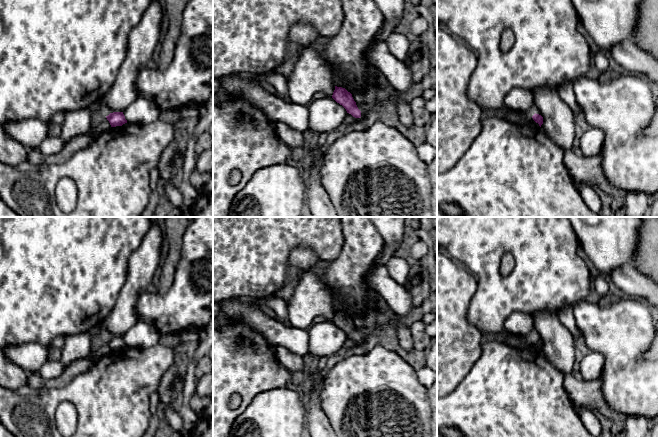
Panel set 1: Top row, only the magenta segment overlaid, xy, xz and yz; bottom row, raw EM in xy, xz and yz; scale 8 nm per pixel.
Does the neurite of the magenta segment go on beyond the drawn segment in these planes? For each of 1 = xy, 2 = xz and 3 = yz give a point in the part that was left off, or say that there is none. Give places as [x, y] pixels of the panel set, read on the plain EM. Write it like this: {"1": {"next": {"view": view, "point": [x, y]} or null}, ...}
{"1": {"next": null}, "2": {"next": null}, "3": {"next": null}}

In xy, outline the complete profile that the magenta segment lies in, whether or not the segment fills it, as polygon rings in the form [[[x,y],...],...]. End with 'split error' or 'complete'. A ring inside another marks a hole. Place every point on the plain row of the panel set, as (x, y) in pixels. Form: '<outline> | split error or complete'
[[[113,336],[106,340],[107,344],[109,345],[111,351],[122,350],[123,348],[127,347],[123,336]]] | complete

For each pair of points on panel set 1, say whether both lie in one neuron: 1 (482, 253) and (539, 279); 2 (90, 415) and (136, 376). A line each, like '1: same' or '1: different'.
1: same
2: same

